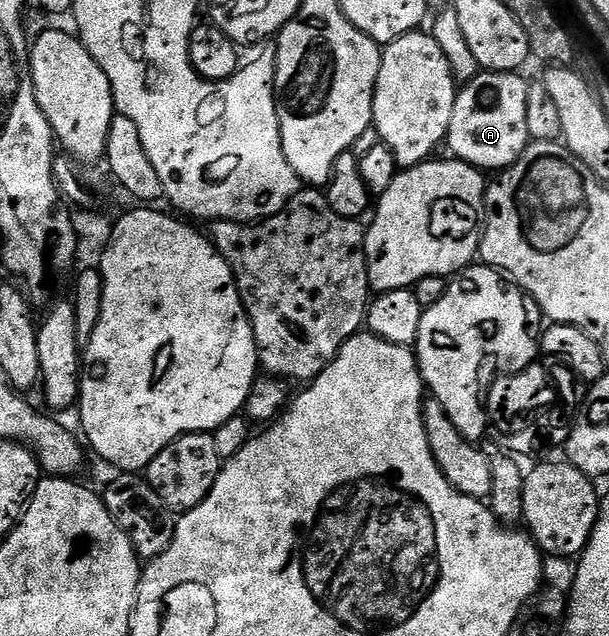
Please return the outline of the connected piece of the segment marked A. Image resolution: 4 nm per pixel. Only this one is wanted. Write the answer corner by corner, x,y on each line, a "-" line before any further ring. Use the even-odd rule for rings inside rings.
488,70
479,72
472,81
465,83
456,96
456,104
452,108
452,124
446,133
445,145
455,159
477,166
483,172
501,172
511,166
530,145
532,139
528,132
528,92
531,83
522,79
523,75
509,70

